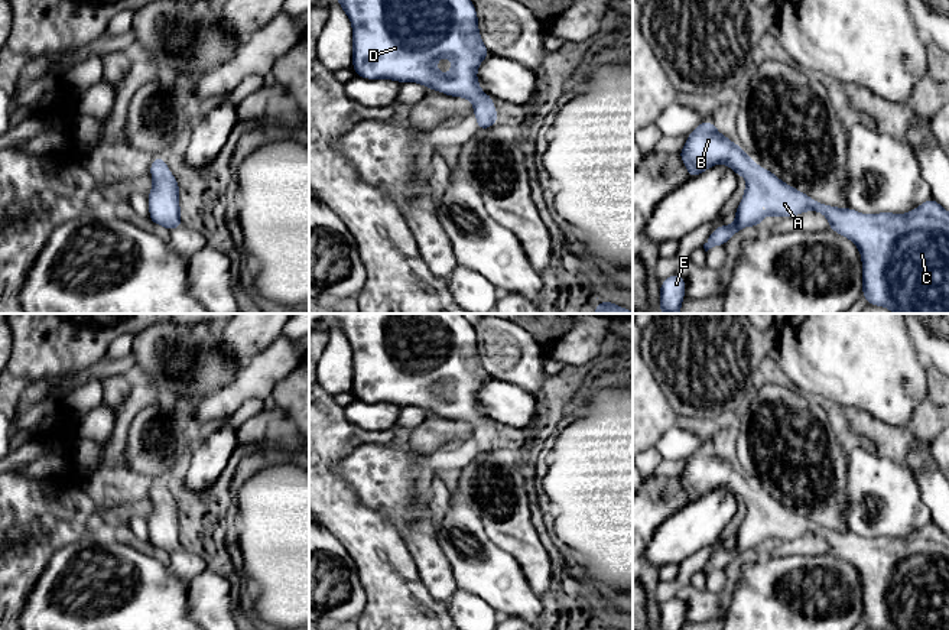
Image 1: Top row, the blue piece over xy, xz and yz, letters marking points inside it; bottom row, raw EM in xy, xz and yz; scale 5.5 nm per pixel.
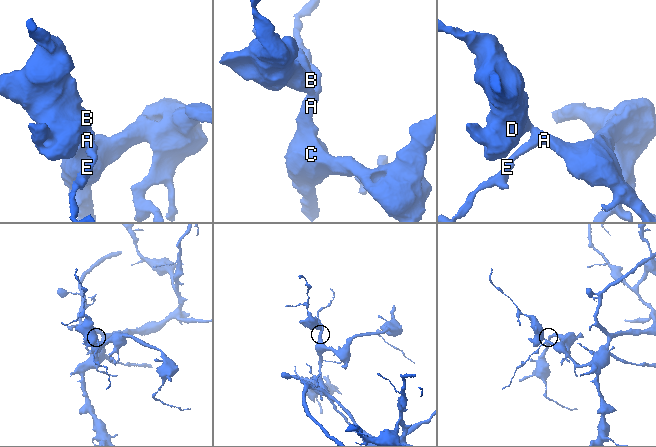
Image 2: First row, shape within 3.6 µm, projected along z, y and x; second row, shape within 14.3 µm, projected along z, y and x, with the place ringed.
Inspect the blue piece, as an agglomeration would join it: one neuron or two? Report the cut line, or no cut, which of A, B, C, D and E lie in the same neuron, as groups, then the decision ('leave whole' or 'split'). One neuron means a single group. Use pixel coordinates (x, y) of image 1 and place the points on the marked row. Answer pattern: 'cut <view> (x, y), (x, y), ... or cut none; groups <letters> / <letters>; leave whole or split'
cut none; groups A B C D E; leave whole

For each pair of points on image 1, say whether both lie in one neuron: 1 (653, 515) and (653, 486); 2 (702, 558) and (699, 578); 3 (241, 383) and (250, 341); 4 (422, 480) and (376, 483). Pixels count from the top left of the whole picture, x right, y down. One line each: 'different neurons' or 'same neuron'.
1: same neuron
2: different neurons
3: different neurons
4: different neurons

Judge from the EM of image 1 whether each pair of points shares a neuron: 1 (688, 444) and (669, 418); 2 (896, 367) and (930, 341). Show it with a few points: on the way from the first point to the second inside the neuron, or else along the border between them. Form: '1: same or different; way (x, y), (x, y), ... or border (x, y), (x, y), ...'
1: different; border (702, 441), (689, 431), (669, 428), (653, 447)
2: different; border (904, 328), (916, 348)

